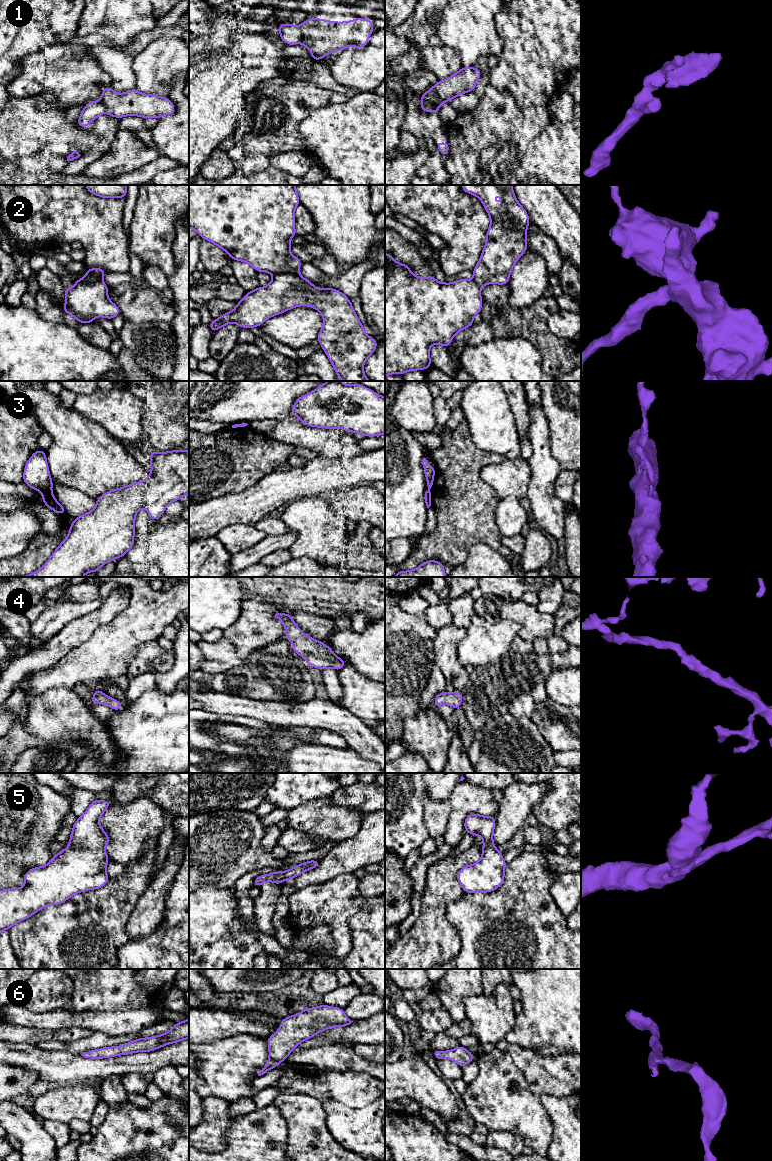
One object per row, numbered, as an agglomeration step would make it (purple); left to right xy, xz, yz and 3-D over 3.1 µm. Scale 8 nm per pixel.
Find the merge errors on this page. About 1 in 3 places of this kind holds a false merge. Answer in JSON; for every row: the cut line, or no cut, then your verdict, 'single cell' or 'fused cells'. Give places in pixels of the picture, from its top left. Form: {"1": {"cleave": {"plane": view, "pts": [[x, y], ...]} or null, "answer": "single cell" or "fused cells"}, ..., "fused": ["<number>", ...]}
{"1": {"cleave": {"plane": "xz", "pts": [[298, 26], [301, 41]]}, "answer": "fused cells"}, "2": {"cleave": {"plane": "xz", "pts": [[298, 274], [276, 274], [274, 276]]}, "answer": "fused cells"}, "3": {"cleave": {"plane": "xy", "pts": [[50, 489], [43, 492]]}, "answer": "fused cells"}, "4": {"cleave": null, "answer": "single cell"}, "5": {"cleave": null, "answer": "single cell"}, "6": {"cleave": null, "answer": "single cell"}, "fused": ["1", "2", "3"]}

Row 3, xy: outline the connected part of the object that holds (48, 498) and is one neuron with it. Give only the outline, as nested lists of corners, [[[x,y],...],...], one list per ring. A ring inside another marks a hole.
[[[51,490],[42,493],[43,503],[57,514],[66,514],[65,508],[55,499]]]

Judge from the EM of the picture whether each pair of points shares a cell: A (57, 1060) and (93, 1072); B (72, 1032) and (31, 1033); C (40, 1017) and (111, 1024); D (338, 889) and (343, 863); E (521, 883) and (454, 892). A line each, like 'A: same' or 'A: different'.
A: same
B: same
C: same
D: different
E: different

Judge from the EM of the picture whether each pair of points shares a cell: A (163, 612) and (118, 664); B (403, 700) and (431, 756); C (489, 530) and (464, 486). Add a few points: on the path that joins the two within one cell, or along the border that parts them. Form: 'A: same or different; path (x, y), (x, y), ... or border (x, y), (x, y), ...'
A: same; path (150, 623), (122, 651)
B: different; border (420, 708), (404, 721), (402, 737)
C: same; path (478, 519), (465, 506), (464, 497)

